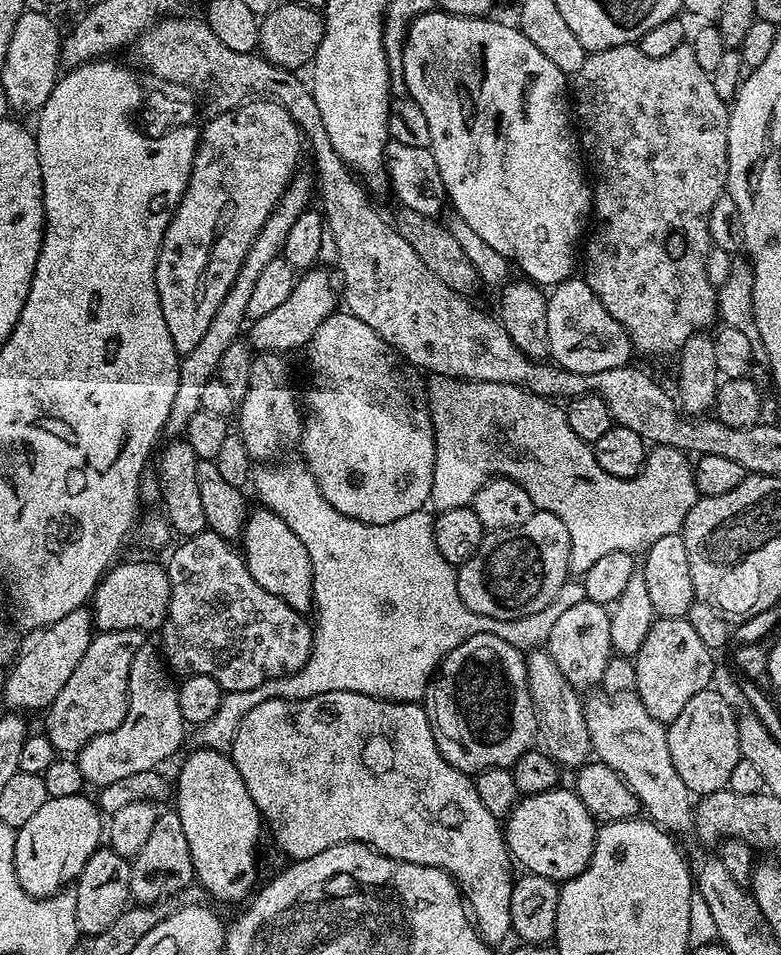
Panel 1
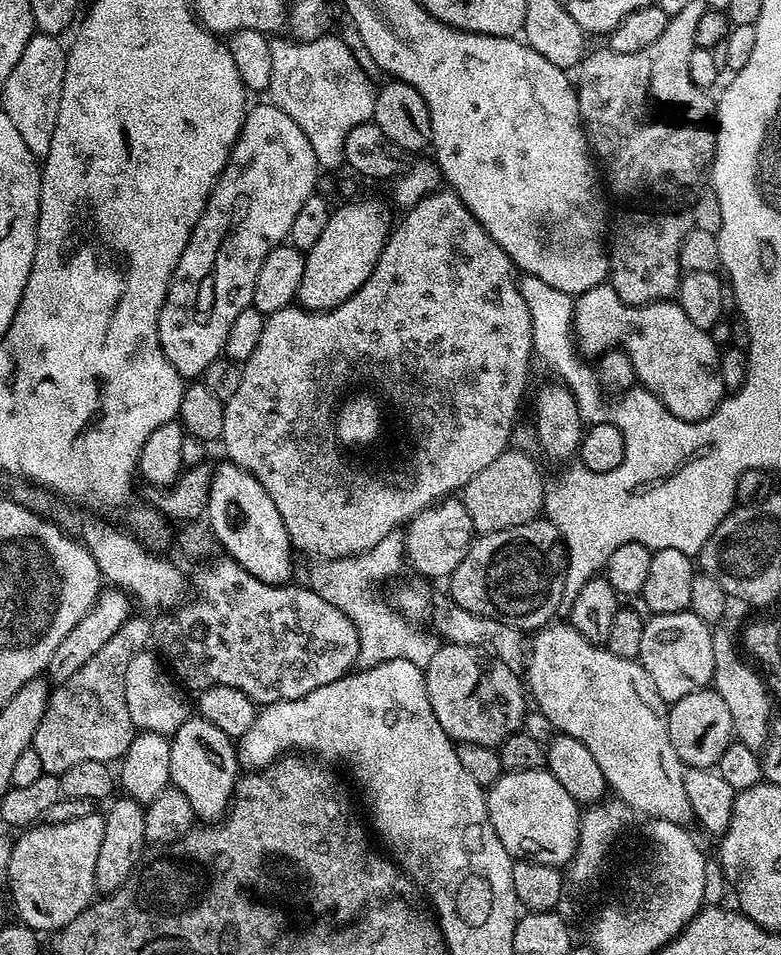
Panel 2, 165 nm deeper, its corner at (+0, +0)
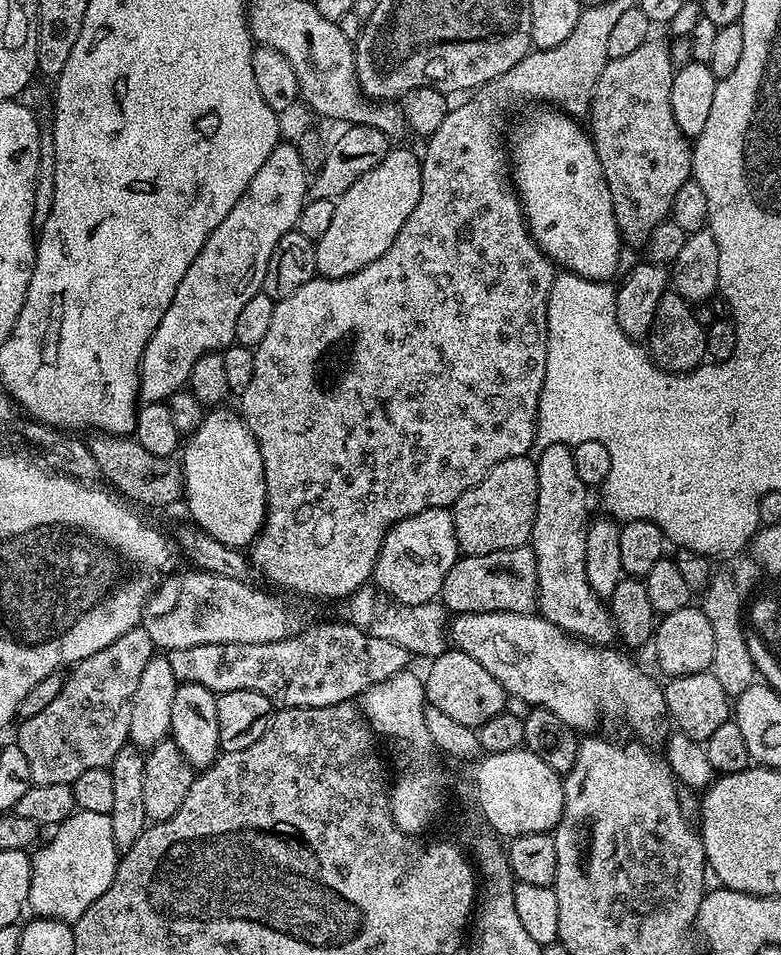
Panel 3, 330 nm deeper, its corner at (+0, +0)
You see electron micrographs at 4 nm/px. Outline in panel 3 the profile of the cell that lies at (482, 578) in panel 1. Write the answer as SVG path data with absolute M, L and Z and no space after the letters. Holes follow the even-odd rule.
M528 546L510 550L494 550L494 554L482 554L481 556L461 555L450 570L450 574L446 574L446 582L440 591L445 609L452 614L461 612L527 612L532 614L538 608L537 594L536 556Z

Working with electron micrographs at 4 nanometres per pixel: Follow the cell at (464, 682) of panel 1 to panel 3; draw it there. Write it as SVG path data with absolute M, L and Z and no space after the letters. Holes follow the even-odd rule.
M445 650L431 661L428 676L423 677L424 695L427 703L433 708L444 711L454 722L462 722L462 726L480 728L482 722L490 722L494 714L505 711L506 693L504 687L479 662L474 662L470 654L459 650Z

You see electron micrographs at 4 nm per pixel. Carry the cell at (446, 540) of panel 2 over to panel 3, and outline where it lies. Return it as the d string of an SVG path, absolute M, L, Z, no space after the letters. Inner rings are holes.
M448 508L421 510L410 518L398 521L388 531L378 550L372 580L375 587L400 604L430 604L440 596L442 586L446 582L446 574L450 574L450 570L455 566L460 555L461 551L458 546L458 538L454 534L454 518L451 511Z

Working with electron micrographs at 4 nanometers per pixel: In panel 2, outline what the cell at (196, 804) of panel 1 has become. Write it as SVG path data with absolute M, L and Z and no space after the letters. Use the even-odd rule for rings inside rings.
M192 714L177 728L170 743L171 783L186 794L197 818L204 822L219 821L232 803L232 791L242 772L233 737L222 734L214 722L206 722L199 714Z

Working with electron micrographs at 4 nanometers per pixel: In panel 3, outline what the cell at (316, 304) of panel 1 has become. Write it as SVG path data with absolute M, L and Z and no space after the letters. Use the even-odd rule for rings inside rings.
M404 146L389 147L386 158L374 166L374 170L366 170L342 194L334 206L334 218L322 234L320 240L315 241L316 270L321 276L342 278L370 266L398 238L398 230L410 218L414 206L418 206L418 198L422 198L422 166L421 157L416 156Z

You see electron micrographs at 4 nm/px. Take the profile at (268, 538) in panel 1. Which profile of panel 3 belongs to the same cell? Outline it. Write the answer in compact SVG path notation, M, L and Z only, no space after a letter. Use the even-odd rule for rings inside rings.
M220 406L209 411L202 426L187 437L182 448L184 469L183 499L188 500L191 523L210 538L218 538L231 548L247 549L255 540L268 512L268 495L264 481L262 454L254 434L239 411L227 412Z

